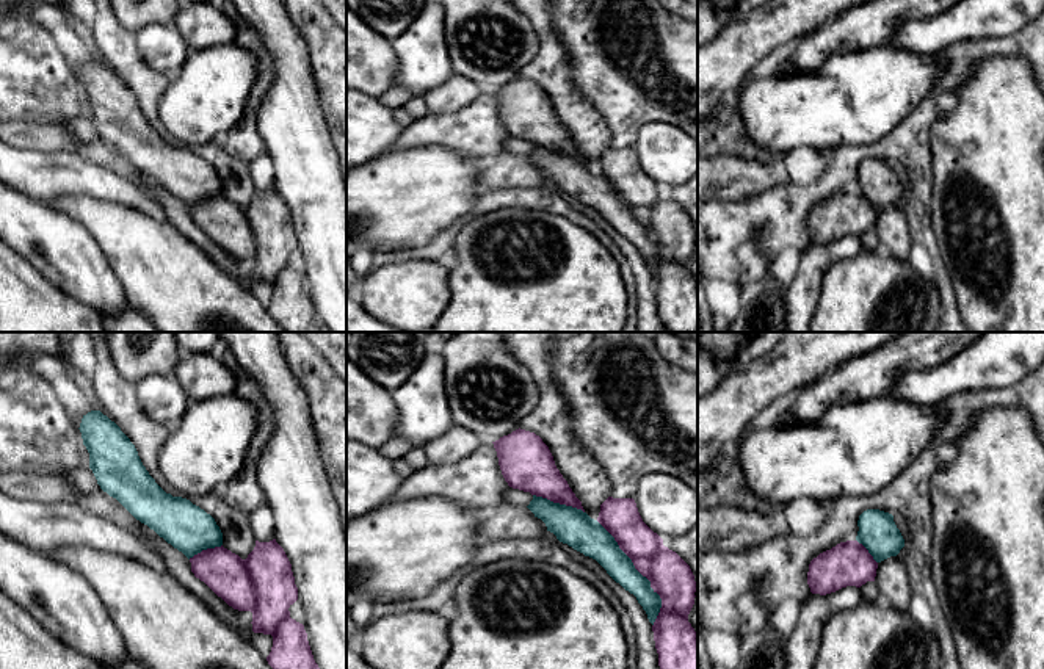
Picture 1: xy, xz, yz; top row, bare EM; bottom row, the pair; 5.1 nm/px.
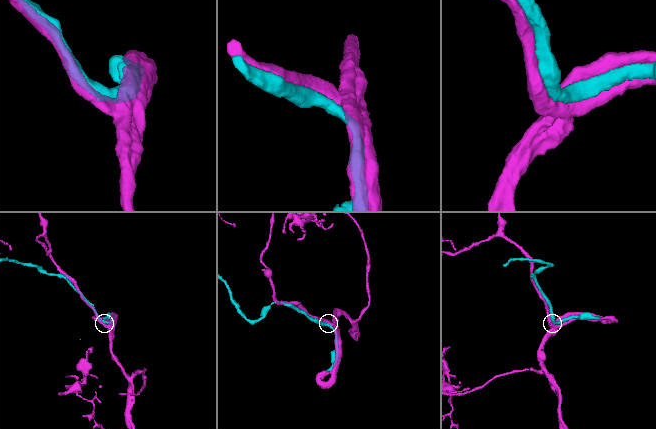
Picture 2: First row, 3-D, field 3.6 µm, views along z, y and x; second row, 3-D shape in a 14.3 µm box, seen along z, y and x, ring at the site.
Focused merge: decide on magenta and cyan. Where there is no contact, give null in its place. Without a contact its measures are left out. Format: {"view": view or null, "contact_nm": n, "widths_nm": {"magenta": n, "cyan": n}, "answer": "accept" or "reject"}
{"view": "xz", "contact_nm": 600, "widths_nm": {"magenta": 220, "cyan": 150}, "answer": "accept"}

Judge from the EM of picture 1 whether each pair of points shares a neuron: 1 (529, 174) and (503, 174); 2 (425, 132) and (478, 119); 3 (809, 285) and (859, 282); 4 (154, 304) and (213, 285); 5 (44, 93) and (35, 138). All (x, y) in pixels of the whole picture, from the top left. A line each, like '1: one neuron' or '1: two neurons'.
1: one neuron
2: one neuron
3: two neurons
4: one neuron
5: two neurons

